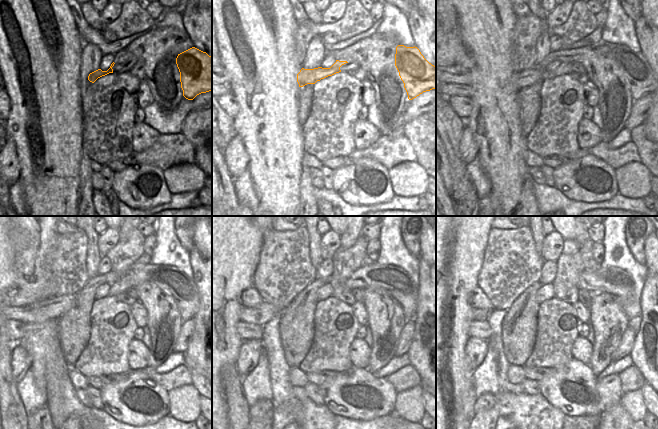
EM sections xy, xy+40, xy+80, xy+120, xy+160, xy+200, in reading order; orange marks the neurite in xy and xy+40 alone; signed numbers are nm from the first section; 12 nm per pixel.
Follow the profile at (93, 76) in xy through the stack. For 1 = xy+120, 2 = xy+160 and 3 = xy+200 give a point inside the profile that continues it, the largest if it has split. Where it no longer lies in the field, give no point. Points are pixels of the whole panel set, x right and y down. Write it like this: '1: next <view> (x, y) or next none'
1: next xy+120 (173, 281)
2: next xy+160 (394, 280)
3: next xy+200 (615, 281)

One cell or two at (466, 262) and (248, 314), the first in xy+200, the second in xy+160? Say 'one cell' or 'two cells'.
two cells

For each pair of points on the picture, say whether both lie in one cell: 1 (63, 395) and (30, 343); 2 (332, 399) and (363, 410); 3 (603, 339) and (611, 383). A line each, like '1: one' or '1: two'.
1: one
2: one
3: two

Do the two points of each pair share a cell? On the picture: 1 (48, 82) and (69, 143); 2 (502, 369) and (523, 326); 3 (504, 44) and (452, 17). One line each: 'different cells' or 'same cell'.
1: same cell
2: different cells
3: same cell

